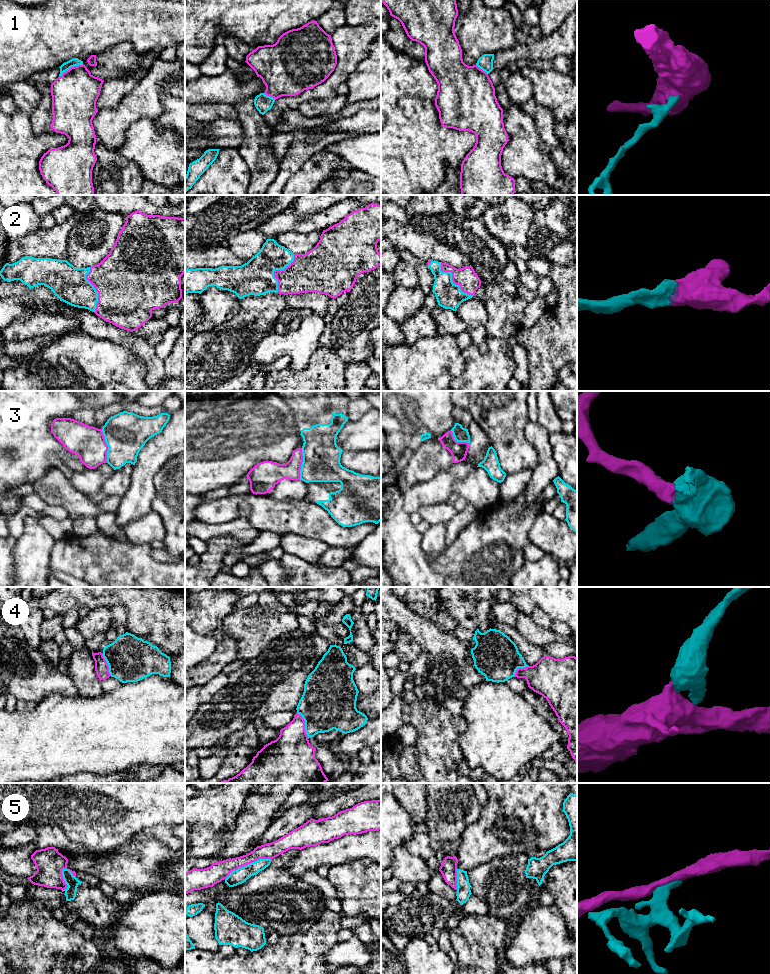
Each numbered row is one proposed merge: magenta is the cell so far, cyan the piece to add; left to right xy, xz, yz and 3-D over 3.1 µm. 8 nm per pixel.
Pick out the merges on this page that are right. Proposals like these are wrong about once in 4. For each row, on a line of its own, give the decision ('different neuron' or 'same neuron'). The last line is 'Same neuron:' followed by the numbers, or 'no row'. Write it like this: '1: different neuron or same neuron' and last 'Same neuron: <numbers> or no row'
1: same neuron
2: same neuron
3: different neuron
4: different neuron
5: different neuron
Same neuron: 1, 2

